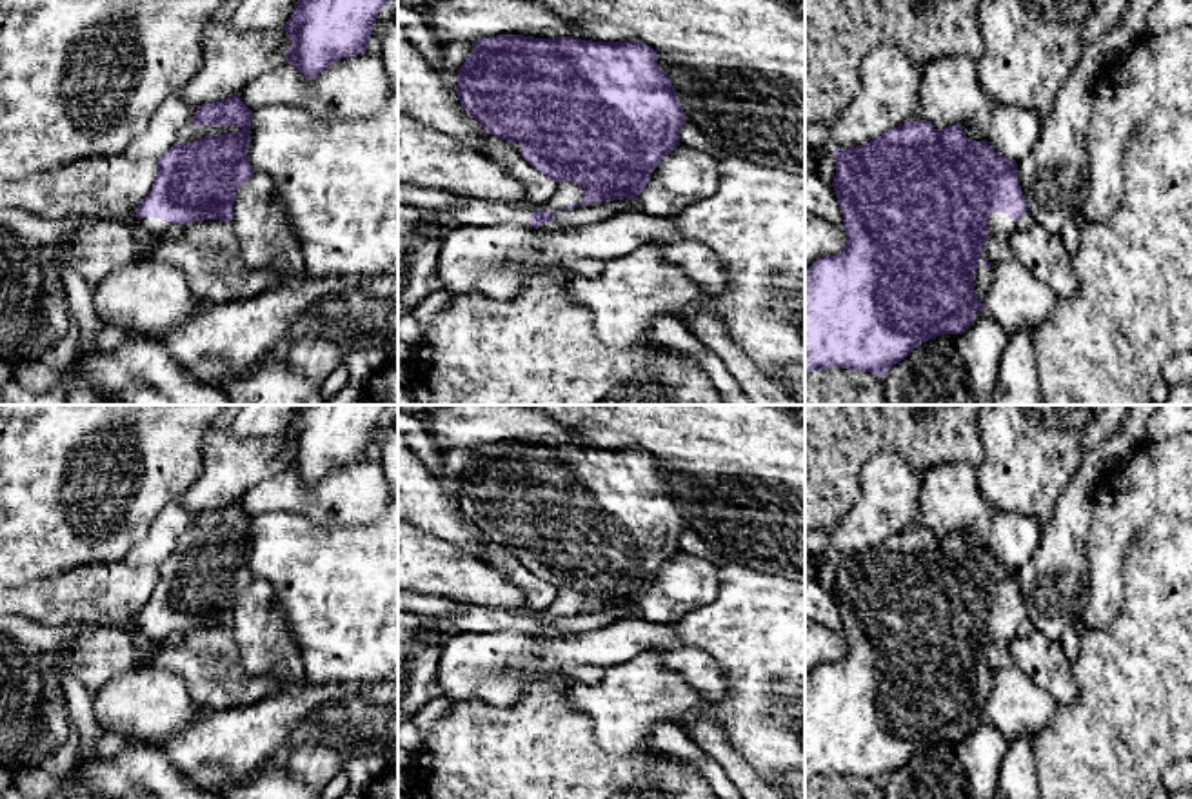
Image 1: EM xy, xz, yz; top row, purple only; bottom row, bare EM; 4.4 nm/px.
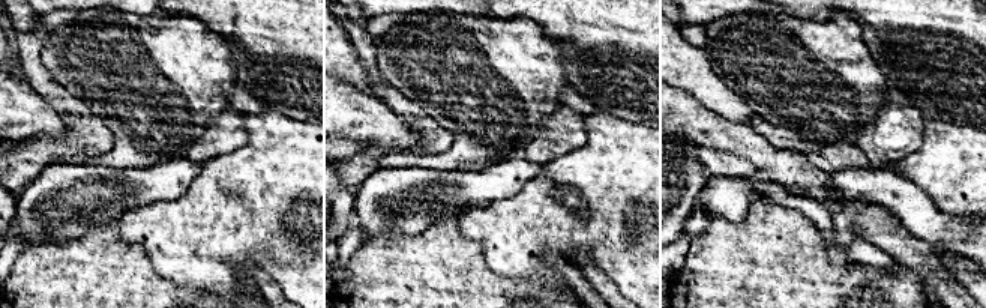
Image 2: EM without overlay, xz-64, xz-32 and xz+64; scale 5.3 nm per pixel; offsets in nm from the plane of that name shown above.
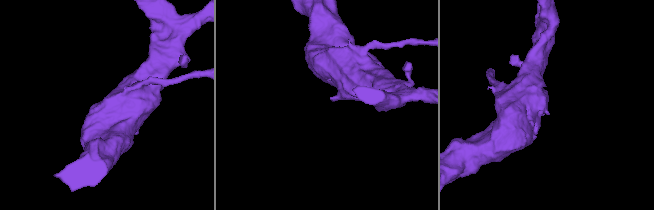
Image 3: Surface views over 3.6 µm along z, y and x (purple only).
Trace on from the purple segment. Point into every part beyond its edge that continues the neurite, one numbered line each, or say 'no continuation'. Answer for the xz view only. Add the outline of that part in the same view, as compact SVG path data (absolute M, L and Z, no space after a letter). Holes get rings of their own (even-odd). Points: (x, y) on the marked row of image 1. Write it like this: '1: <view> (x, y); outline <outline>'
1: xz (466, 211); outline M561 182L552 198L541 207L511 207L494 202L462 198L447 191L398 183L398 203L425 211L445 212L456 225L502 225L512 223L531 227L531 214L536 211L561 212L567 205L583 200L583 189L578 183Z

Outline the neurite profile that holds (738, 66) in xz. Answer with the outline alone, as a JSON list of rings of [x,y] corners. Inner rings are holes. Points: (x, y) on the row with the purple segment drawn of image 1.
[[[532,0],[580,27],[574,38],[643,42],[658,54],[687,122],[720,149],[805,174],[805,20],[785,0]]]

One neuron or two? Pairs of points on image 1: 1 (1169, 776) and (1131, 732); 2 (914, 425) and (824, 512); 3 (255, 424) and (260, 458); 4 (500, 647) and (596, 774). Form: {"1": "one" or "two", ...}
{"1": "two", "2": "one", "3": "two", "4": "two"}

